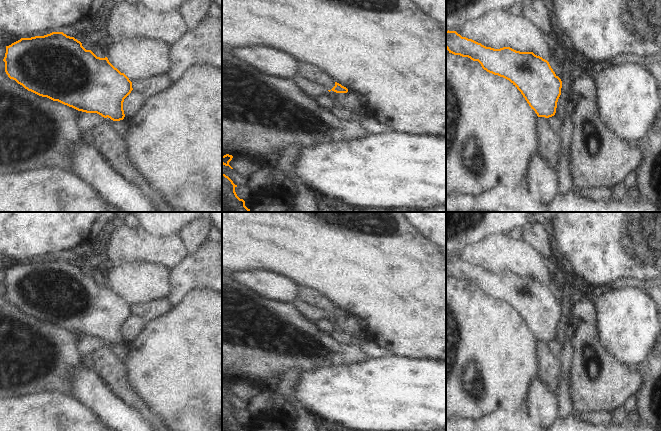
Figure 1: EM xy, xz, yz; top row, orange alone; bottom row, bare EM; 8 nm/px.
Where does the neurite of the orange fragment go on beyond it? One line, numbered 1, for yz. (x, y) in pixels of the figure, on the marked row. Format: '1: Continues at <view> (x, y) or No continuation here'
1: No continuation here

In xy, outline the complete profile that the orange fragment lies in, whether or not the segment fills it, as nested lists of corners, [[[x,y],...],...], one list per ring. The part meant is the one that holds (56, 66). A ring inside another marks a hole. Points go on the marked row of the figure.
[[[52,32],[44,36],[21,38],[6,46],[3,61],[5,62],[5,72],[8,77],[28,91],[58,101],[78,111],[97,113],[113,121],[120,121],[125,117],[123,102],[133,90],[132,82],[124,73],[115,68],[107,57],[97,57],[91,50],[86,50],[82,43],[74,37],[67,36],[63,32]]]

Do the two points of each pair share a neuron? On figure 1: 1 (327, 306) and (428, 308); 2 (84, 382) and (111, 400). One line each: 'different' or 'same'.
1: different
2: same

